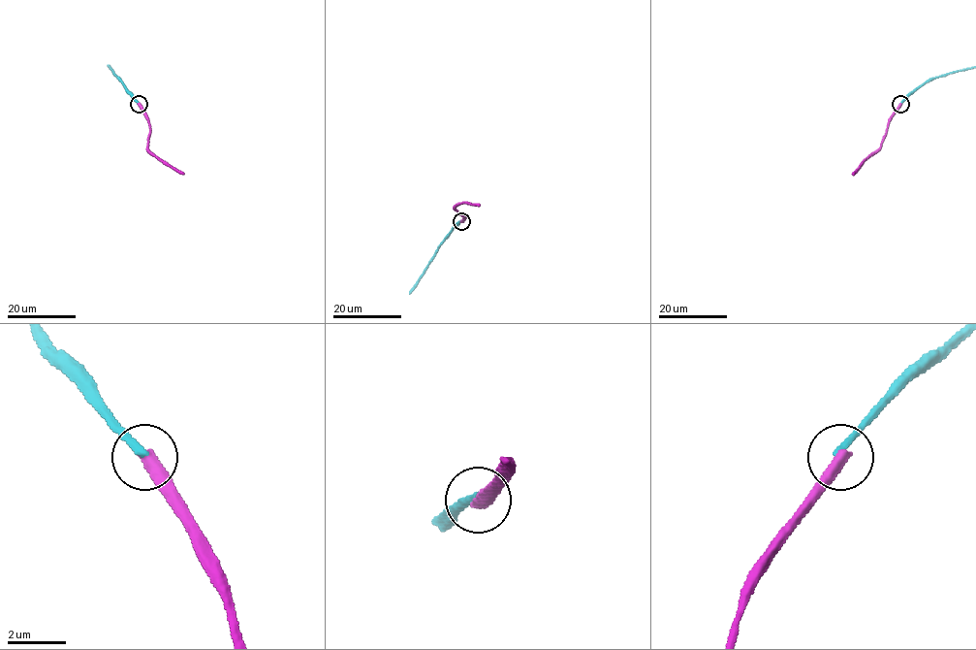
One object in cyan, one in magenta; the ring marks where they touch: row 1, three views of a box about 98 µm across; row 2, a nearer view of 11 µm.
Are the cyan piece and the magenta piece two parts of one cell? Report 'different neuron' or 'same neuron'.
different neuron

